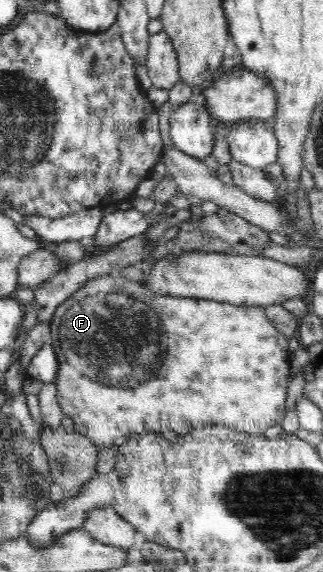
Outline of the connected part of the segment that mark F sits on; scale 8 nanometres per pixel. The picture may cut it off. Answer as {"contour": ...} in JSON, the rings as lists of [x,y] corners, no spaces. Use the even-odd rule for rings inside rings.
{"contour":[[[113,274],[108,276],[98,276],[90,281],[84,283],[84,285],[75,291],[67,300],[64,300],[54,312],[54,315],[51,317],[51,333],[48,341],[56,348],[56,355],[59,359],[59,372],[56,374],[55,380],[52,382],[57,387],[57,397],[58,404],[64,412],[66,418],[70,418],[74,422],[74,431],[73,433],[83,435],[92,441],[92,444],[98,448],[108,448],[115,452],[117,455],[120,452],[120,447],[125,445],[128,435],[134,434],[148,434],[156,433],[163,434],[166,431],[173,431],[178,433],[178,435],[185,435],[190,433],[195,429],[201,428],[202,426],[212,426],[212,425],[226,425],[232,429],[239,430],[240,433],[264,433],[268,427],[272,425],[280,425],[283,427],[284,418],[286,416],[286,397],[288,395],[288,385],[291,382],[290,376],[290,349],[288,348],[288,340],[282,333],[280,333],[276,326],[268,319],[268,316],[265,314],[263,306],[248,306],[248,305],[232,305],[231,303],[224,301],[212,301],[211,299],[197,298],[193,297],[172,297],[172,296],[161,296],[154,293],[150,288],[147,288],[145,285],[140,284],[140,282],[126,280],[124,277],[121,277],[119,274]]]}

